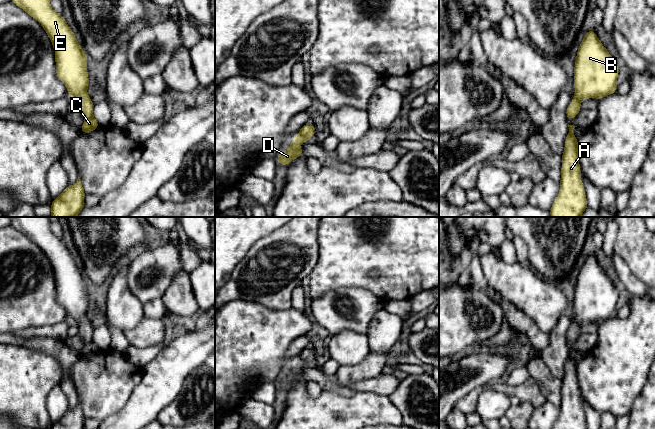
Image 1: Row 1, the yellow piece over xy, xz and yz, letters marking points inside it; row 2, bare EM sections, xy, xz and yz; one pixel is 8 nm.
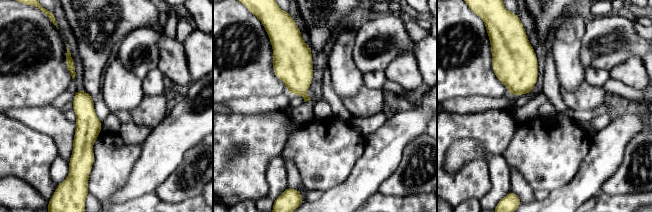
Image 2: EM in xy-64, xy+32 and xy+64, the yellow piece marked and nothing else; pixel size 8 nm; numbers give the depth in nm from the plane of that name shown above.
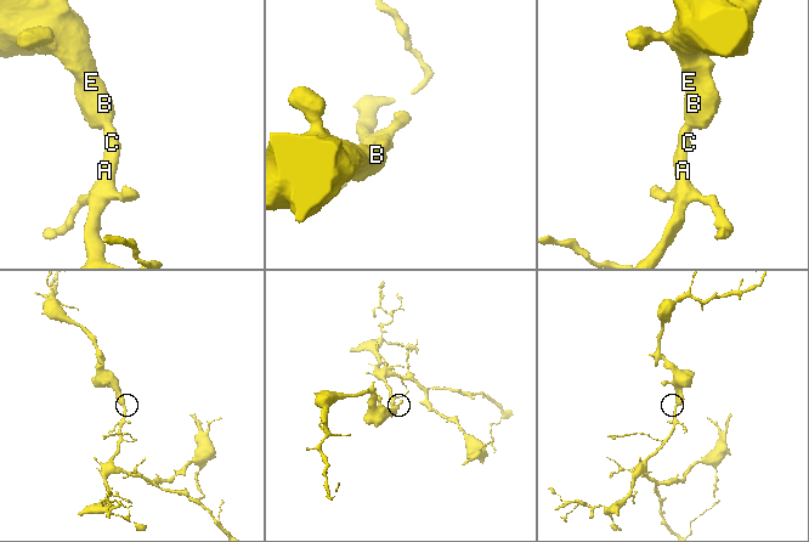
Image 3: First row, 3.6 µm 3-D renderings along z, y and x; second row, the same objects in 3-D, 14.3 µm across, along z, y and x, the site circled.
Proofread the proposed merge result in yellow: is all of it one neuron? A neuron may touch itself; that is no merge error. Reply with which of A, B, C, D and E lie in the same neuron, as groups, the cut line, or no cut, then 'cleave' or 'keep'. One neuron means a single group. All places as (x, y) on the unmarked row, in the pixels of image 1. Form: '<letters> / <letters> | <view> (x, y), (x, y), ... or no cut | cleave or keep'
A B C D E | no cut | keep

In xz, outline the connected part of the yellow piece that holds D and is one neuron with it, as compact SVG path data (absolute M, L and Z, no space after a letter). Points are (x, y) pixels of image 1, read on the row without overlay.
M311 346L309 348L304 348L298 359L290 366L290 371L284 375L280 376L276 381L278 387L280 389L286 390L288 387L293 385L299 380L303 380L302 372L300 370L301 367L307 366L310 362L312 362L316 357L316 353L314 348Z

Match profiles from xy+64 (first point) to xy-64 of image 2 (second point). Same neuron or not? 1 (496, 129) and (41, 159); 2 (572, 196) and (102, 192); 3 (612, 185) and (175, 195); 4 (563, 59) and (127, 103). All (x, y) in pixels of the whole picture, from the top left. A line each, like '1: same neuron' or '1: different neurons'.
1: same neuron
2: different neurons
3: same neuron
4: same neuron

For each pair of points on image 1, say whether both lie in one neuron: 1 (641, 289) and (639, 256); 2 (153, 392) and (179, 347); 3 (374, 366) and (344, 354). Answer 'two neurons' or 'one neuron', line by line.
1: two neurons
2: one neuron
3: two neurons

